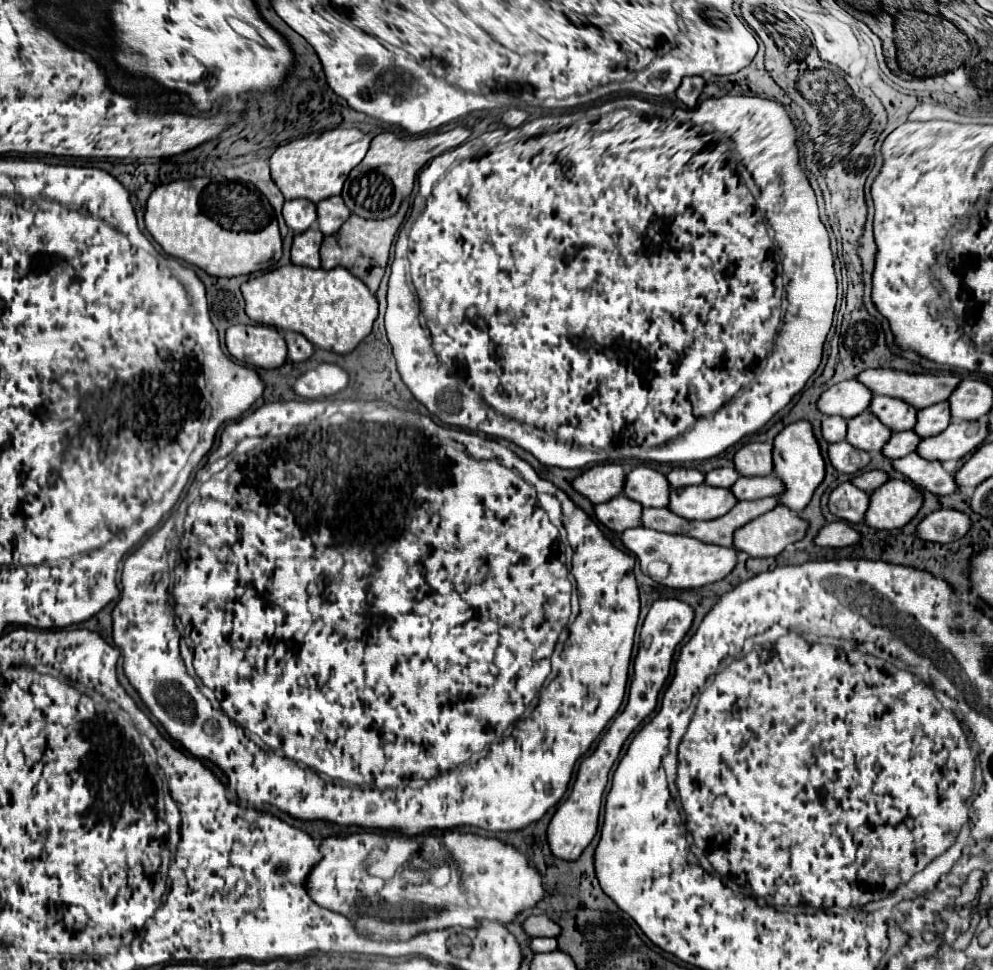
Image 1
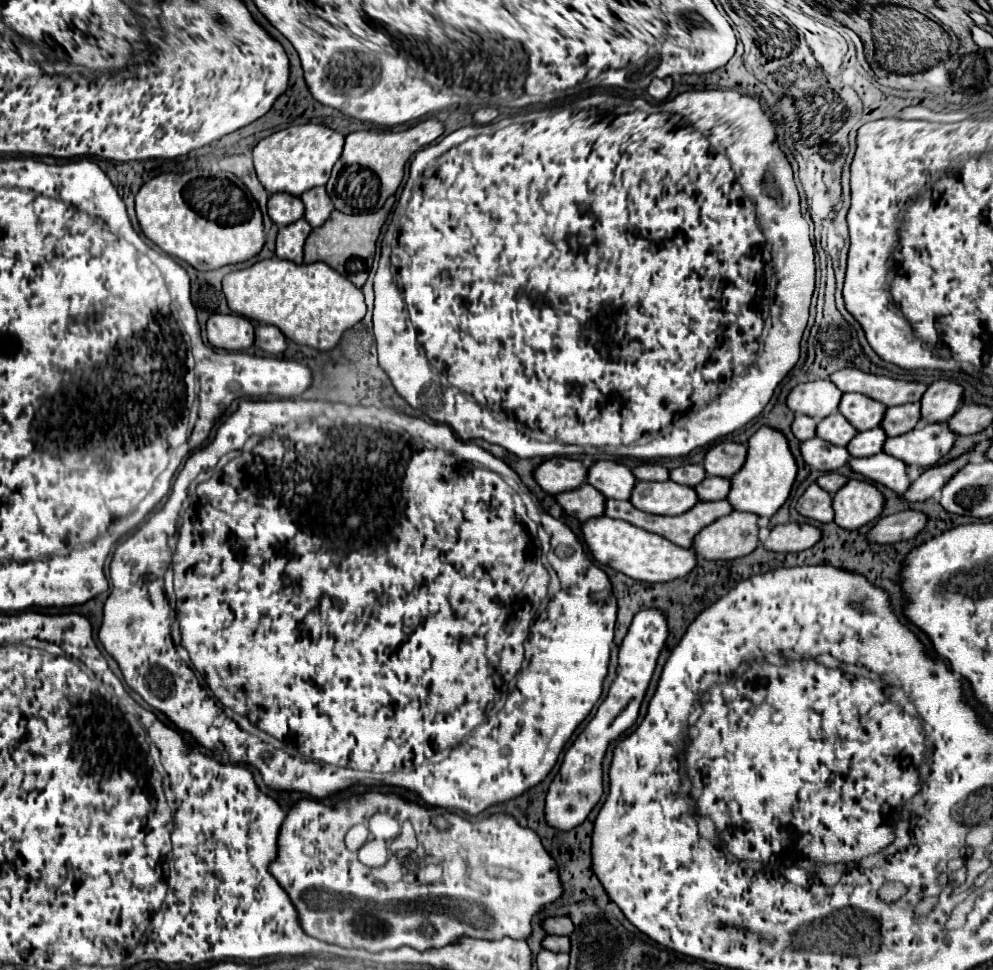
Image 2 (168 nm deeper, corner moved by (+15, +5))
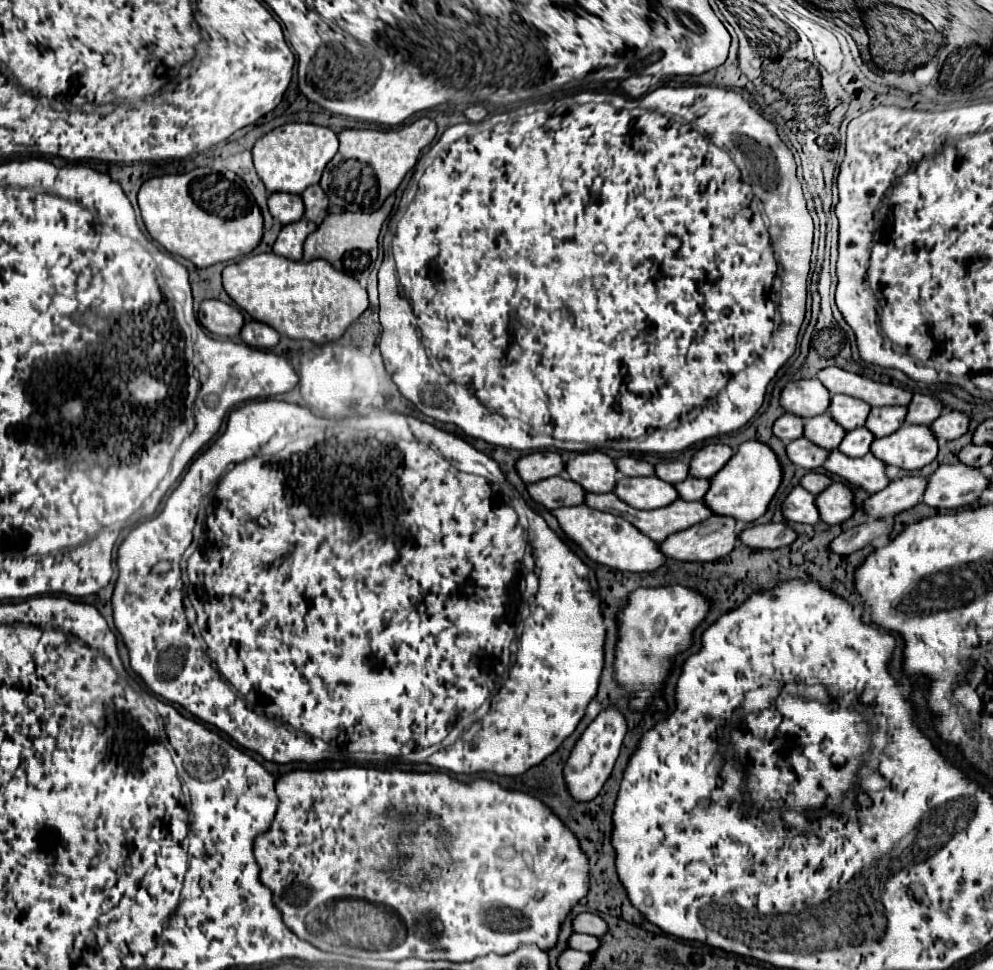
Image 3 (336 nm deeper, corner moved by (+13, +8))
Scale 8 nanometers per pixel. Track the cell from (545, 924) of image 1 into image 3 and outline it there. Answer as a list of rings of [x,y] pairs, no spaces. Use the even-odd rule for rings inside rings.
[[[586,911],[586,913],[580,913],[578,917],[574,917],[574,931],[602,937],[604,933],[608,933],[608,923],[598,913]]]

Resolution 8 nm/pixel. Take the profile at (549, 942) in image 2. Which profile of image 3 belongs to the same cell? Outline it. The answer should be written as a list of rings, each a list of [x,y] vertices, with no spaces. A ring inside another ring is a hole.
[[[574,933],[570,937],[570,947],[578,949],[578,951],[586,951],[586,953],[594,953],[600,947],[600,939],[592,937],[592,935],[584,935],[584,933]]]

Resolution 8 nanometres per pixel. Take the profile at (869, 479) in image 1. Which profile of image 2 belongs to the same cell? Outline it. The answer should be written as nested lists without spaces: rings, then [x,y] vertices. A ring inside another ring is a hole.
[[[828,472],[828,474],[822,474],[816,482],[818,482],[824,490],[828,490],[830,494],[836,494],[836,492],[848,482],[848,478],[842,476],[842,474],[838,474],[838,472]]]

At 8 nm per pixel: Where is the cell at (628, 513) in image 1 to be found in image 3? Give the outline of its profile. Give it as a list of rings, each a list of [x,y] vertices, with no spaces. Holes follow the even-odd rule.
[[[548,477],[538,483],[526,483],[526,489],[530,497],[536,503],[542,503],[546,509],[556,507],[570,507],[570,505],[582,505],[584,503],[584,489],[566,479],[566,477]]]

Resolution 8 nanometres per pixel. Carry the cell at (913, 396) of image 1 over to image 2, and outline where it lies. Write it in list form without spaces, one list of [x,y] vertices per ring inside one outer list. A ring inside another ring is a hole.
[[[842,368],[830,376],[842,392],[860,392],[886,406],[918,402],[926,392],[924,382],[906,382],[890,376],[876,376],[858,368]]]

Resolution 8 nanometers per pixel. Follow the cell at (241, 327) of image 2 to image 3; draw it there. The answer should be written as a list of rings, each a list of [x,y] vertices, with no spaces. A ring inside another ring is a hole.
[[[206,299],[200,303],[198,321],[214,335],[236,337],[244,325],[244,315],[238,307],[222,303],[220,299]]]

